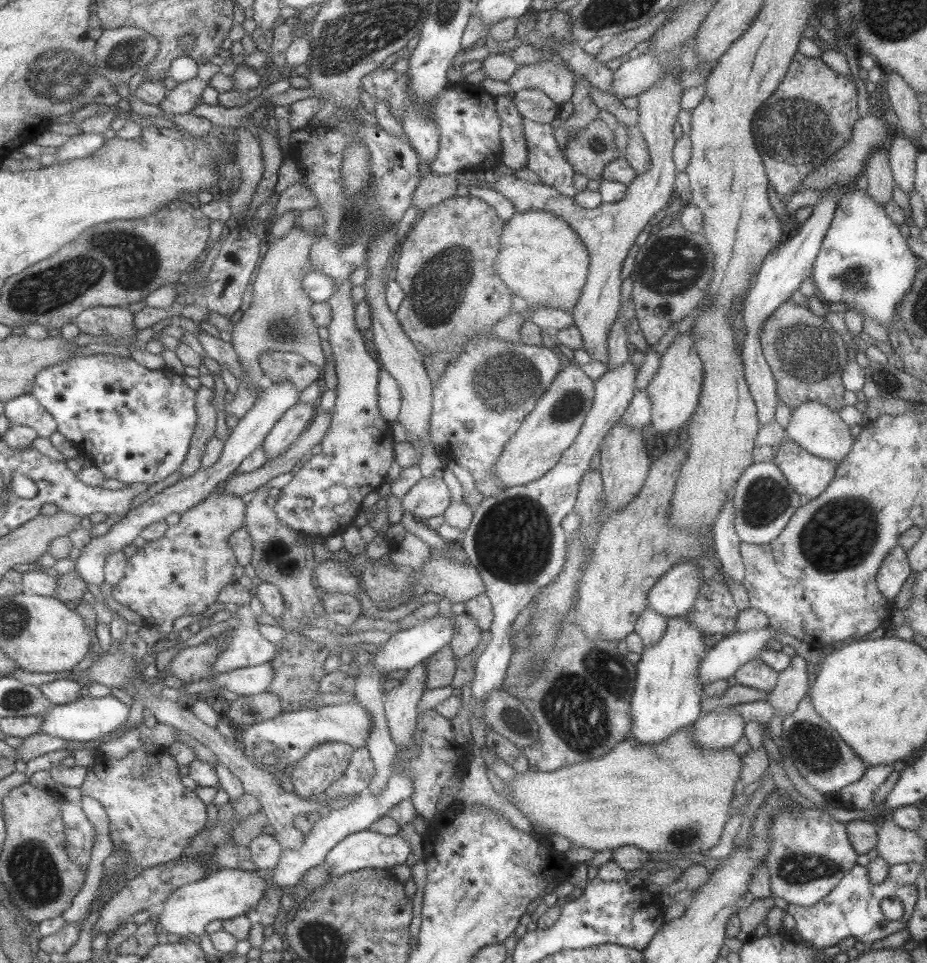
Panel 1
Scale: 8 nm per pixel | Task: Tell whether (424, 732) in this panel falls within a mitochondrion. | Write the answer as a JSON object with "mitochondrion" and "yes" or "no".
{"mitochondrion":"no"}

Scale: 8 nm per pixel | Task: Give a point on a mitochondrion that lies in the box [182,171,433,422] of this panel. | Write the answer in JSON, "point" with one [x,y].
{"point":[284,328]}

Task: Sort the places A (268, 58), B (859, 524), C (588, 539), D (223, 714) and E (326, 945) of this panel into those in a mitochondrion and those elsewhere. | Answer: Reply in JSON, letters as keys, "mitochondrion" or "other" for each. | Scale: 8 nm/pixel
{"A":"other","B":"mitochondrion","C":"other","D":"other","E":"mitochondrion"}

